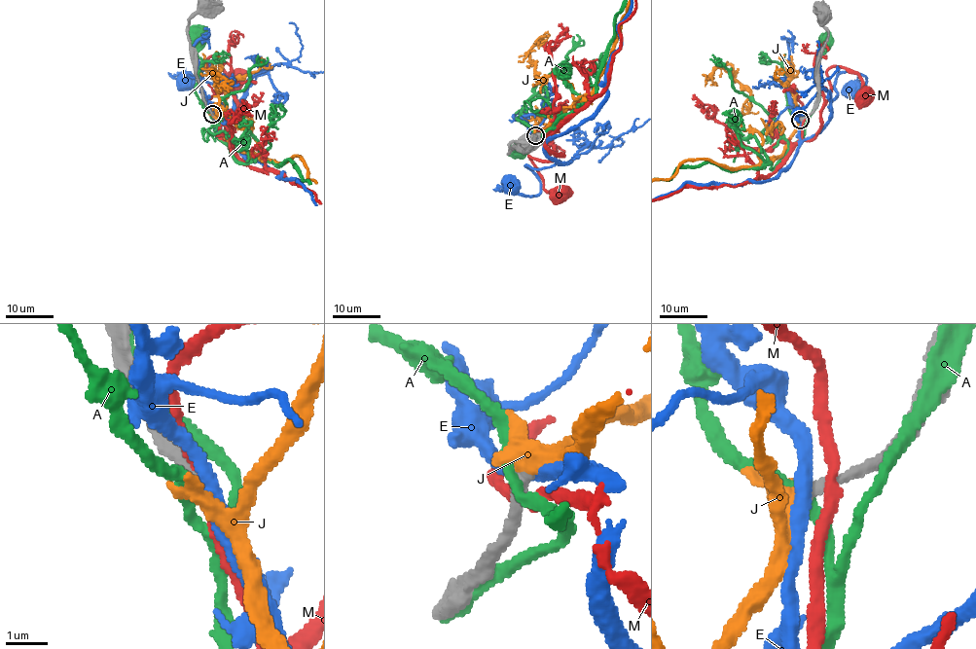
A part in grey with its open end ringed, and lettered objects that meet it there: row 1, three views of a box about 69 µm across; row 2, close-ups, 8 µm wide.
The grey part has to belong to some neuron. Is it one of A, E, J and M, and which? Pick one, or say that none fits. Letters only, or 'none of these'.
J

